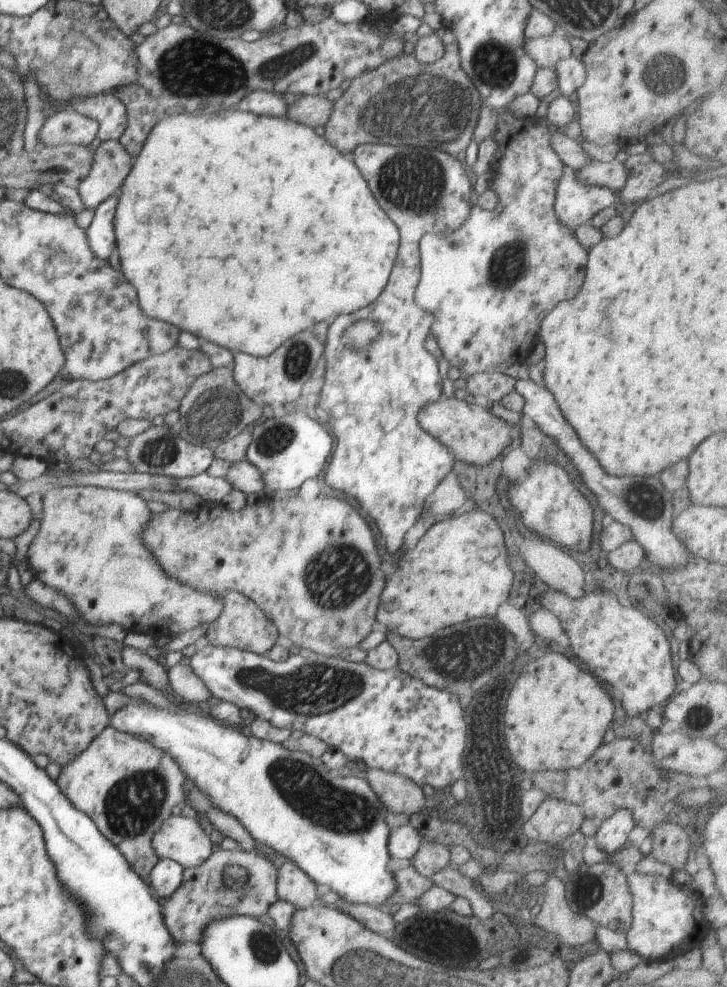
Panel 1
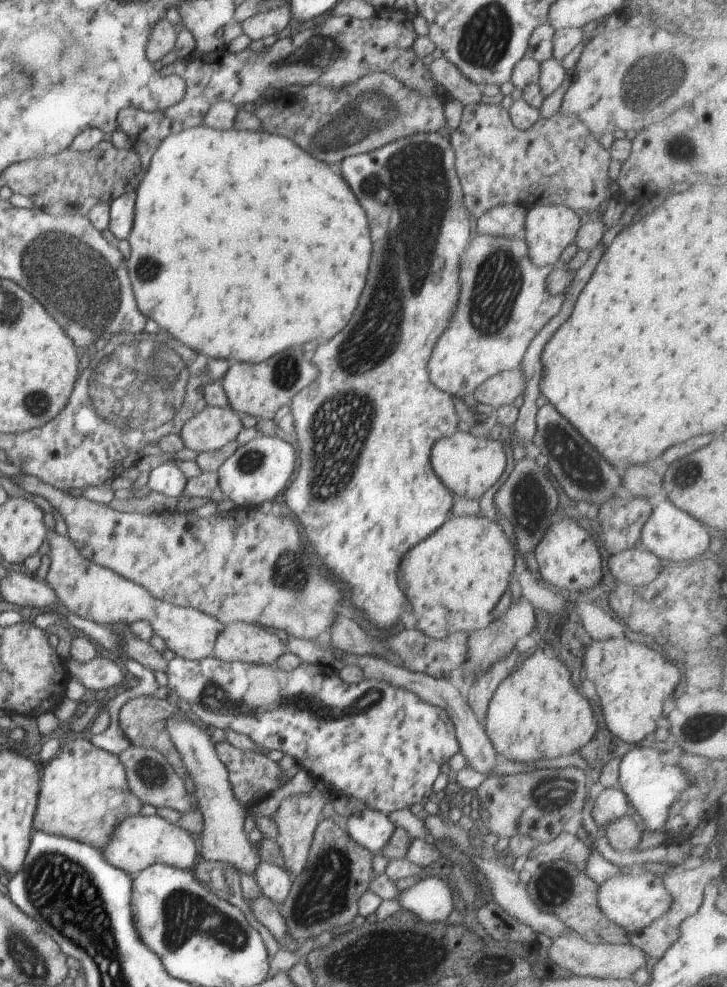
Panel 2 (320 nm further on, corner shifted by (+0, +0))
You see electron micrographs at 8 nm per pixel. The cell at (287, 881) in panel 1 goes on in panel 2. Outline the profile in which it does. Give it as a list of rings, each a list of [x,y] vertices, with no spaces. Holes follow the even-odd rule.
[[[261,862],[256,868],[253,878],[258,882],[258,887],[263,896],[276,904],[284,904],[290,888],[292,888],[293,878],[285,869],[268,862]]]

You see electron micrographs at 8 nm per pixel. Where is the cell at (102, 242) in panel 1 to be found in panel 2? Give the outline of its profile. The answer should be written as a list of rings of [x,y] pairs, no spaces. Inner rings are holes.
[[[127,191],[110,202],[109,230],[117,240],[127,239],[135,219],[137,192]]]

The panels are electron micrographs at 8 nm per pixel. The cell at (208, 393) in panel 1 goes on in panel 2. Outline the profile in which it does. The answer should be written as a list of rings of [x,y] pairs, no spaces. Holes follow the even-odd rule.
[[[204,406],[188,418],[179,435],[186,448],[196,452],[213,452],[235,440],[243,429],[240,414],[230,406]]]

